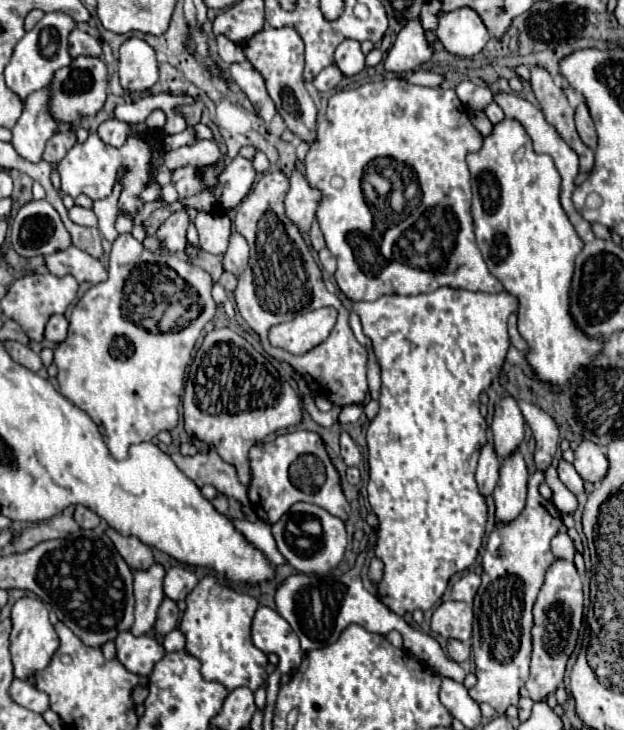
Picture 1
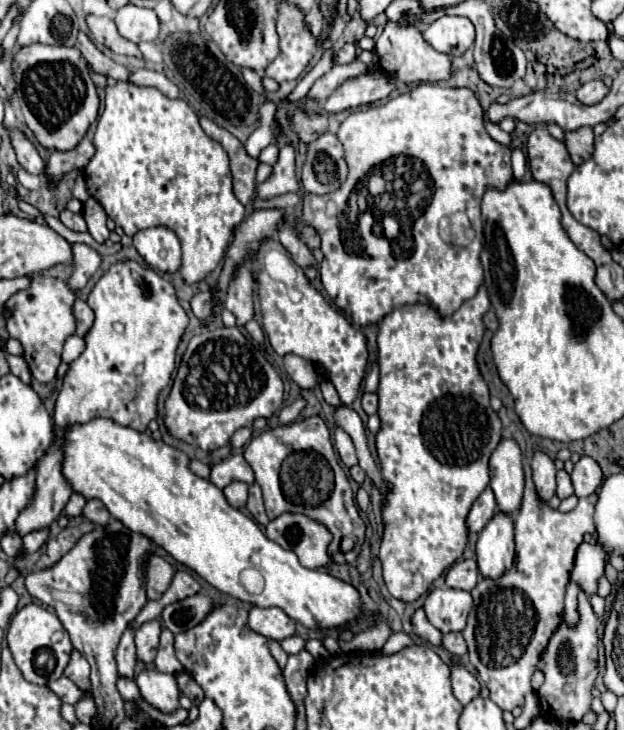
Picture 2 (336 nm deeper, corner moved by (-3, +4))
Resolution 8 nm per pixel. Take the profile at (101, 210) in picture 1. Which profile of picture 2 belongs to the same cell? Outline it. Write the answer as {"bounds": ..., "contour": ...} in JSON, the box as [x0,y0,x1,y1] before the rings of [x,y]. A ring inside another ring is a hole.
{"bounds":[82,197,110,243],"contour":[[[90,197],[90,199],[84,203],[82,215],[84,215],[86,223],[88,223],[88,233],[90,233],[98,243],[104,243],[104,241],[108,239],[108,235],[110,235],[110,231],[108,231],[108,227],[106,227],[108,215],[106,215],[104,207],[102,207],[96,199]]]}

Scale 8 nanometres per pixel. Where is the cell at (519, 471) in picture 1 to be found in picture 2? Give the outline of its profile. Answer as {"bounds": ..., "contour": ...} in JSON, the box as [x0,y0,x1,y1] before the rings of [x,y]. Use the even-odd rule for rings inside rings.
{"bounds":[476,513,514,579],"contour":[[[496,513],[484,527],[476,543],[478,571],[486,579],[498,579],[514,563],[514,521],[510,515]]]}

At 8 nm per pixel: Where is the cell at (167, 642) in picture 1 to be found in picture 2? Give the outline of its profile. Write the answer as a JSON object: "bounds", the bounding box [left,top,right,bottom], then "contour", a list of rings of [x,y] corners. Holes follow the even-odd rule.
{"bounds":[154,629,184,675],"contour":[[[164,629],[162,635],[160,635],[160,647],[158,647],[154,667],[158,671],[170,673],[170,675],[176,675],[176,673],[180,673],[184,669],[184,667],[180,667],[180,661],[174,655],[174,635],[168,629]]]}

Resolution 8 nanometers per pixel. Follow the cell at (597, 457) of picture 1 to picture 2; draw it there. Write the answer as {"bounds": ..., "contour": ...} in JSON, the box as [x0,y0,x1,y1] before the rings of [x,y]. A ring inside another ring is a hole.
{"bounds":[570,455,602,497],"contour":[[[584,455],[574,465],[574,471],[572,471],[570,477],[572,477],[572,485],[574,485],[574,495],[576,497],[588,497],[588,495],[596,493],[596,489],[602,483],[600,465],[588,455]]]}

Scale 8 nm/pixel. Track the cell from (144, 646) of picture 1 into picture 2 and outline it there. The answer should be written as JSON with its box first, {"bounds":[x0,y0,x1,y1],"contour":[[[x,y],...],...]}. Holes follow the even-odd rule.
{"bounds":[136,669,180,713],"contour":[[[144,669],[138,679],[136,685],[140,689],[142,699],[152,705],[154,709],[162,711],[162,713],[174,713],[178,711],[180,703],[178,703],[178,685],[176,685],[176,677],[162,673],[158,669]]]}

